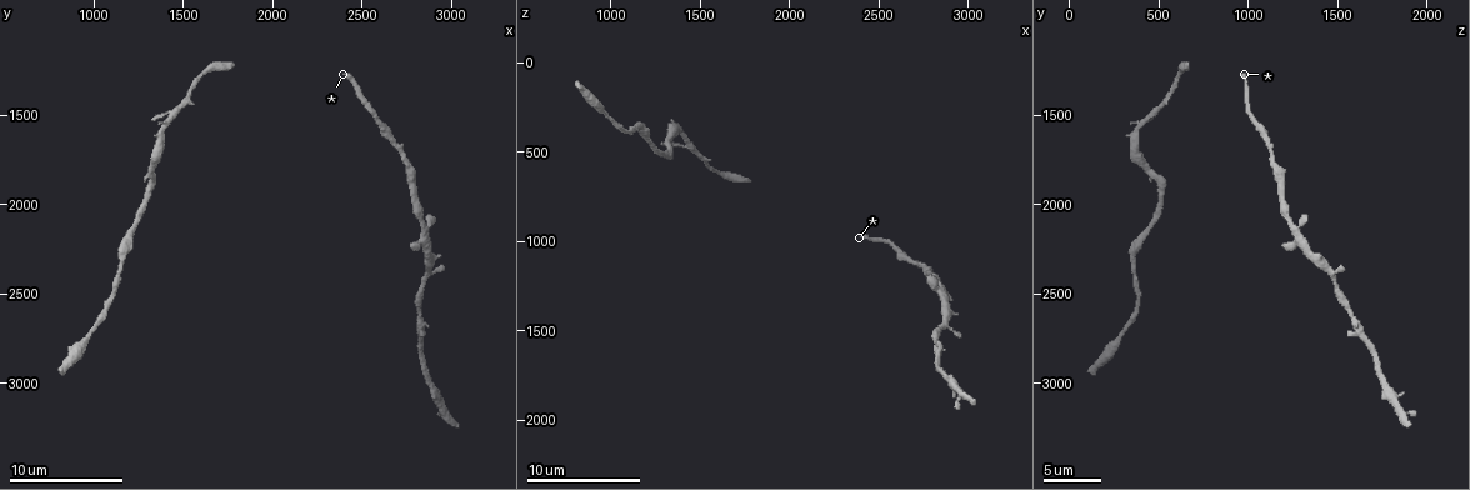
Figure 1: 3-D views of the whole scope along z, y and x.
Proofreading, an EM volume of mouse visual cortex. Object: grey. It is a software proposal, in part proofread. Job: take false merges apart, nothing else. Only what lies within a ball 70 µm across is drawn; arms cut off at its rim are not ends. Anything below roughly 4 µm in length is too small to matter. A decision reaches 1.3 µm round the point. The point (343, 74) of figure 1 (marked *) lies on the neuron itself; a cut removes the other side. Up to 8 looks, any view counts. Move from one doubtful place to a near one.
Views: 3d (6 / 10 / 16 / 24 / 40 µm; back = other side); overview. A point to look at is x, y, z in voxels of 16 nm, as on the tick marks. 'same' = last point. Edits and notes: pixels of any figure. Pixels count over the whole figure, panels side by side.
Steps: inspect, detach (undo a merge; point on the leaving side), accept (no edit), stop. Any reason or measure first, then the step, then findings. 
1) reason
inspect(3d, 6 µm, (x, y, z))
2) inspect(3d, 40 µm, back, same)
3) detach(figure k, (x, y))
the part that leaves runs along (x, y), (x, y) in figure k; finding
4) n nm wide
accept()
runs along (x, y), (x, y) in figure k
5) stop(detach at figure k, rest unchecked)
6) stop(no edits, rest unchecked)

side arm on a straight run
inspect(3d, 10 µm, (2840, 2140, 1240))

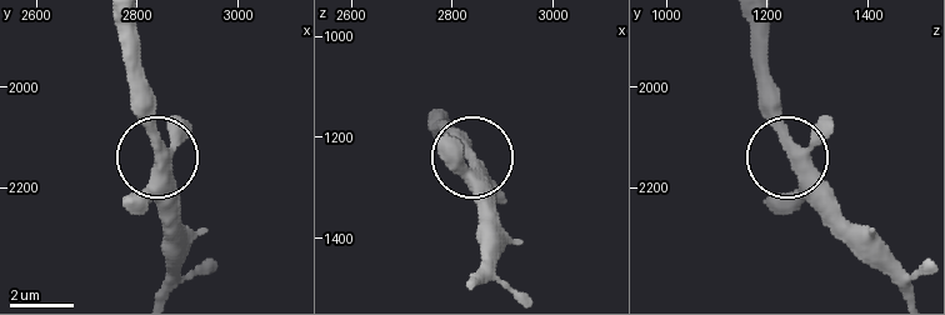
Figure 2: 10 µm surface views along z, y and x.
accept()
continuous, no second neuron

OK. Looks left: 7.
calibre changes
inspect(3d, 10 µm, (2880, 2360, 1440))

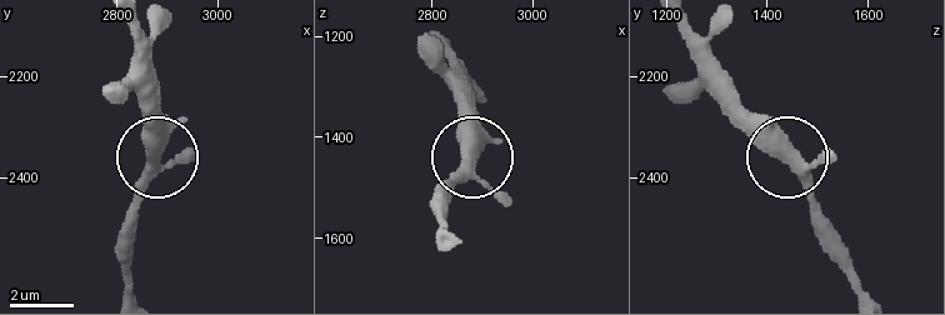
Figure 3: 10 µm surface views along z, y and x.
490 nm wide
accept()
all the same neuron

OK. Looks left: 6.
sudden change in width
inspect(3d, 6 µm, (1200, 2200, 400))

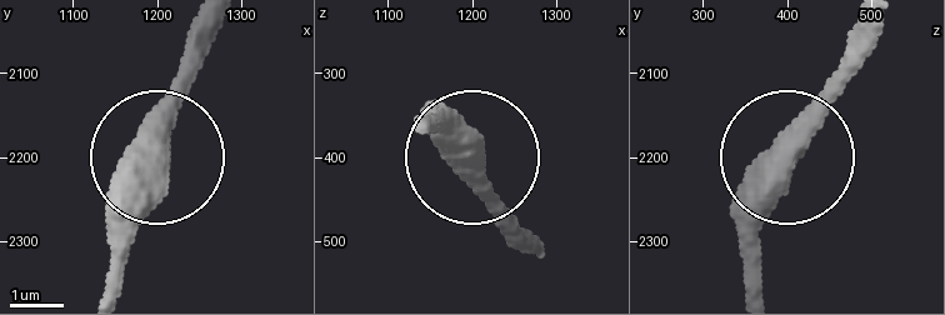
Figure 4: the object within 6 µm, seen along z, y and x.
inspect(3d, 6 µm, back, (1200, 2185, 410))

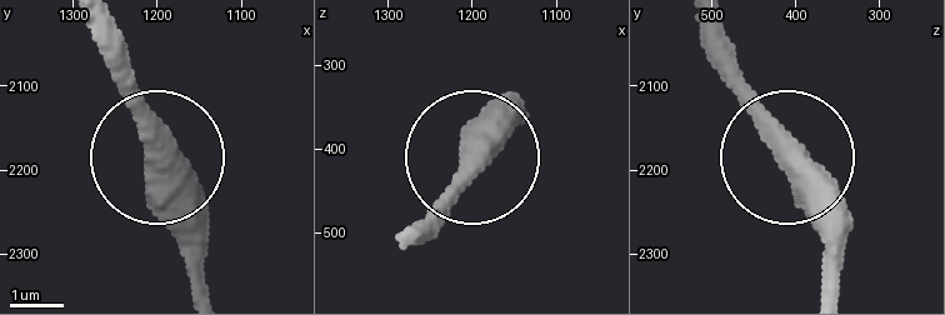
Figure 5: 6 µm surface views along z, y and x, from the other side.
accept()
continuous, no second neuron

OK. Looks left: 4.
narrows sharply
inspect(3d, 16 µm, (1120, 2520, 400))

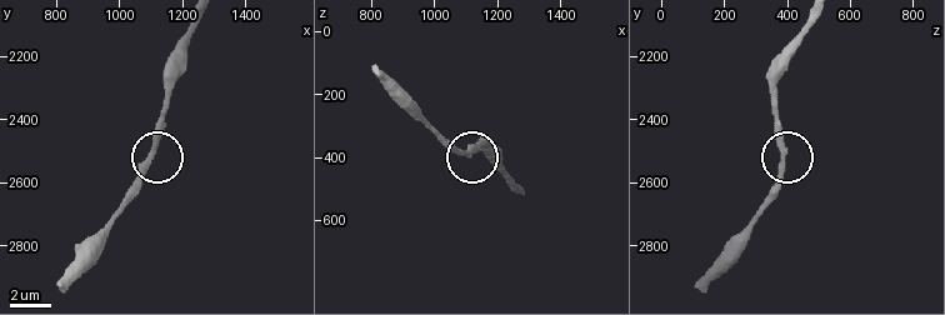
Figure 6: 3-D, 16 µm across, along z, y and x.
280 nm wide
accept()
runs along (811, 21), (778, 86), (783, 173), (778, 195) in figure 6; all the same neuron

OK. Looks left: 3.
stop(no edits, rest unchecked)

